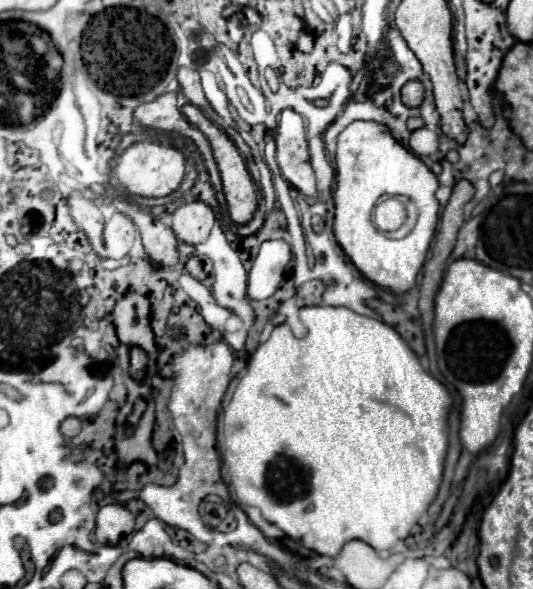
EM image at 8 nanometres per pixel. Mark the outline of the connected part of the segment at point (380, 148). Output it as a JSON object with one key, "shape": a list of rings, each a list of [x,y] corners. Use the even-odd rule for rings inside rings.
{"shape":[[[352,121],[338,135],[336,165],[334,235],[340,247],[370,283],[390,293],[410,291],[416,285],[438,223],[440,203],[436,199],[436,175],[420,157],[394,139],[386,123],[378,121]],[[394,195],[406,195],[418,205],[418,221],[404,239],[386,239],[372,223],[372,209],[378,199]]]}

